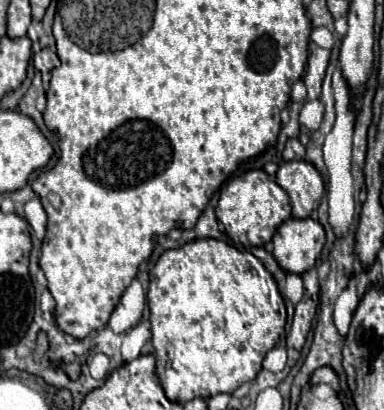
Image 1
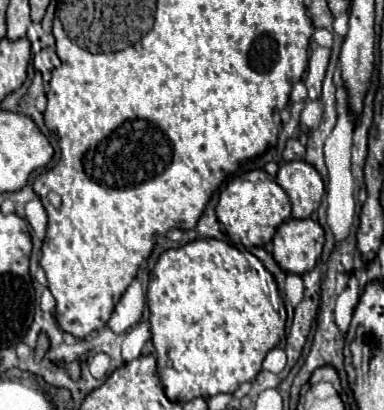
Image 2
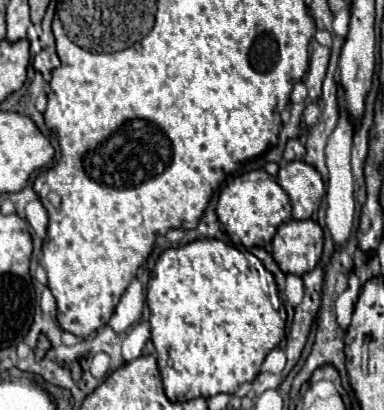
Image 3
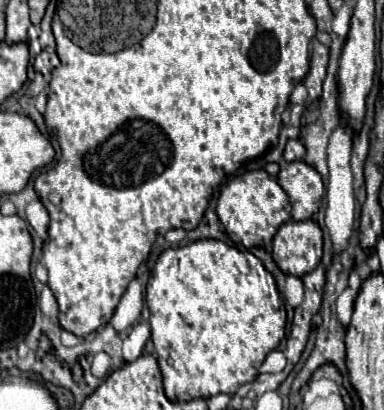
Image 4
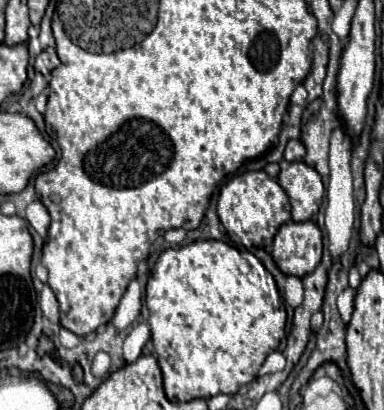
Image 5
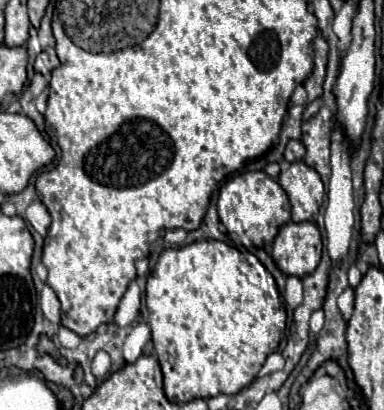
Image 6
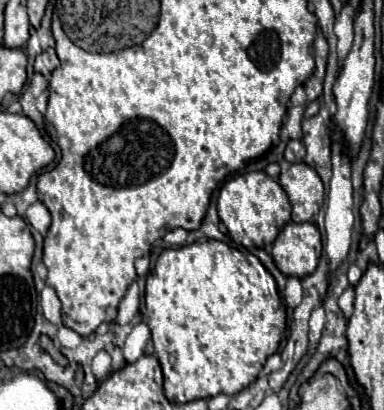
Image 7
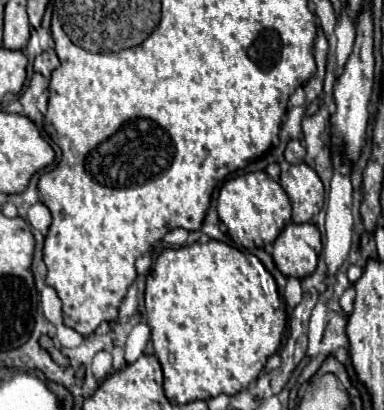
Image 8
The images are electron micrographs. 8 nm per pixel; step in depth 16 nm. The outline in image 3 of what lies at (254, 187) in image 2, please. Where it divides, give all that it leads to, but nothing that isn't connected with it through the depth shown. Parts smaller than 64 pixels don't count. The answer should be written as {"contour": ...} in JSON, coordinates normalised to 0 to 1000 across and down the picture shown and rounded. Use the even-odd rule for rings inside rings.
{"contour":[[[656,415],[609,429],[578,454],[563,502],[563,522],[589,556],[589,571],[609,595],[630,595],[635,605],[688,605],[688,595],[703,595],[724,551],[755,537],[755,512],[750,473],[693,415]]]}

